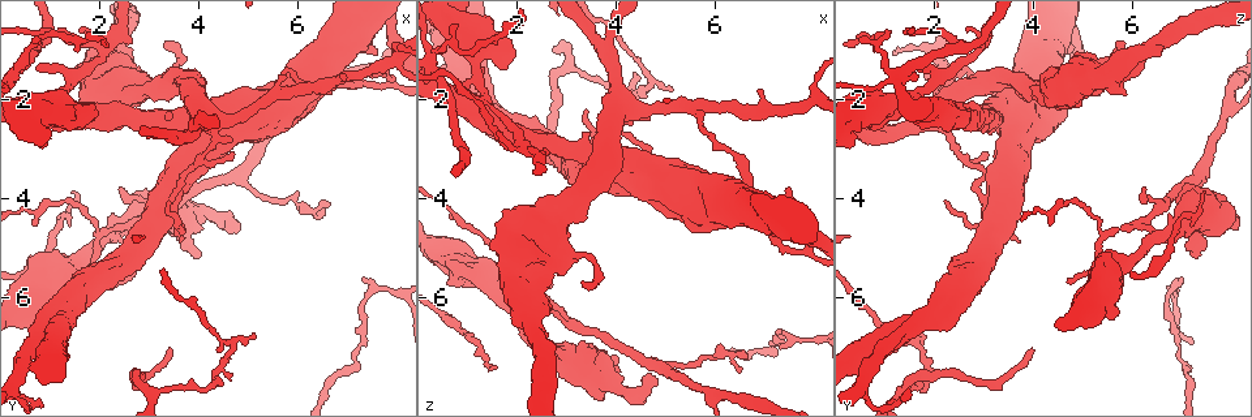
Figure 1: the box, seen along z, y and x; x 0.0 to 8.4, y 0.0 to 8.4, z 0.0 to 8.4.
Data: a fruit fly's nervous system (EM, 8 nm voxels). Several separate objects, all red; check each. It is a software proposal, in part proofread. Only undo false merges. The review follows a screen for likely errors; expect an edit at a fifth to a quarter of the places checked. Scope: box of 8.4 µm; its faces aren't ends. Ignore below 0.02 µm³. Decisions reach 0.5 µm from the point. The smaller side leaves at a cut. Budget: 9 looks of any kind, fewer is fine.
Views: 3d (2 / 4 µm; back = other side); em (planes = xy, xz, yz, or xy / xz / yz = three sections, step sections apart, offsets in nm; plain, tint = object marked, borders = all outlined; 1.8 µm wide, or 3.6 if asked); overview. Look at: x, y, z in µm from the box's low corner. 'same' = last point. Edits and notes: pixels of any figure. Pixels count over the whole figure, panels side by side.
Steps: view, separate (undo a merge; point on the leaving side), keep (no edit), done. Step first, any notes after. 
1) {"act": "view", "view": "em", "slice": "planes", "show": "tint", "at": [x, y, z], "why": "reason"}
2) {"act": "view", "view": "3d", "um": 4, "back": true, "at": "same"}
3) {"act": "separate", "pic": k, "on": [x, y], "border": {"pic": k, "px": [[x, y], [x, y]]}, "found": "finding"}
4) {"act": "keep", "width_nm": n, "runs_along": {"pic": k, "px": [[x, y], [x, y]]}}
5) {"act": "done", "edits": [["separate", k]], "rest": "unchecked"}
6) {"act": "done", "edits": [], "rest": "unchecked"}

{"act": "view", "view": "em", "slice": "planes", "show": "tint", "at": [0.80, 2.35, 1.95], "why": "abrupt turn"}

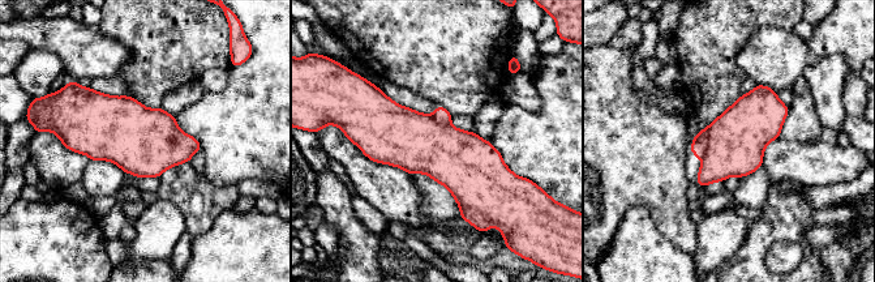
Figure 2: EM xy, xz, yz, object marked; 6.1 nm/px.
{"act": "separate", "pic": 2, "on": [698, 146], "border": {"pic": 2, "px": [[708, 128], [704, 154], [702, 157]]}, "found": "two cells meet here"}

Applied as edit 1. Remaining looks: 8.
{"act": "view", "view": "overview", "why": "redraw"}

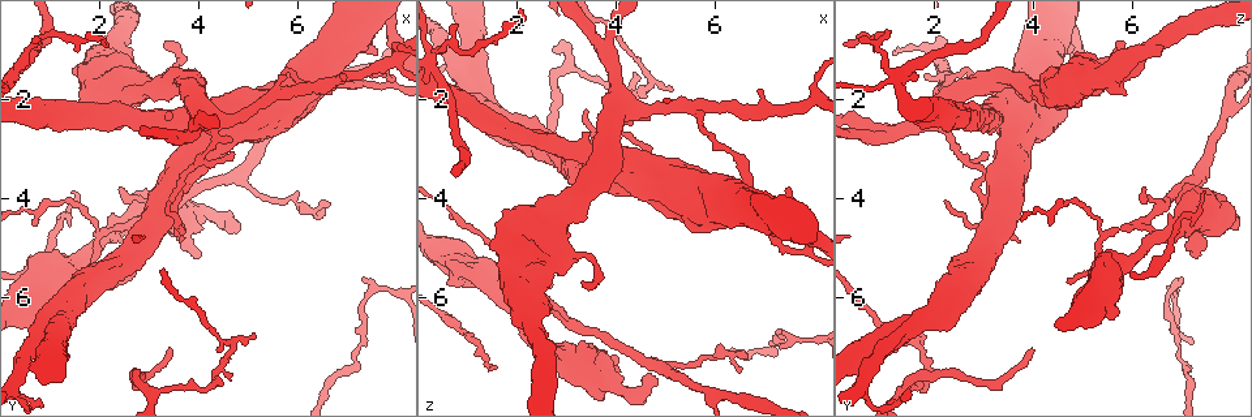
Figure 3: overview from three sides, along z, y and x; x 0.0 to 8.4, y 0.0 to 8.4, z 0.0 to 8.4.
{"act": "view", "view": "em", "um": 3.6, "slice": "planes", "show": "tint", "at": [4.40, 2.35, 3.30], "why": "thick turns thin"}

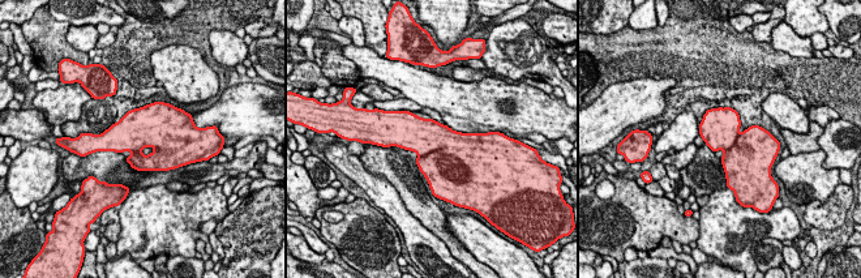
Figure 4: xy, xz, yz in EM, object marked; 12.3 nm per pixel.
{"act": "keep", "found": "all the same cell"}

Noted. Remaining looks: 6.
{"act": "view", "view": "em", "slice": "planes", "show": "tint", "at": [4.60, 7.05, 1.80], "why": "sharp bend"}

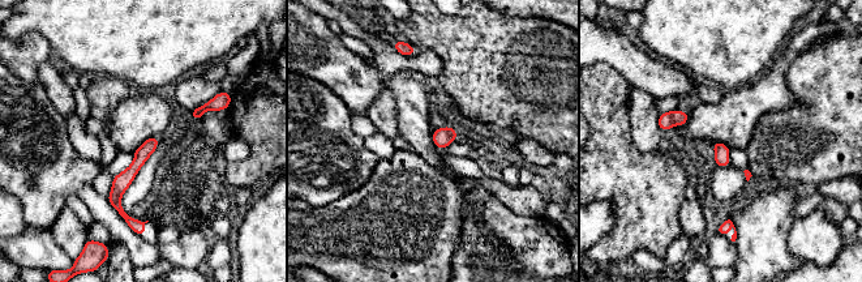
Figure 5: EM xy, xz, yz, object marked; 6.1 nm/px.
{"act": "separate", "pic": 5, "on": [665, 123], "width_nm": 90, "border": {"pic": 5, "px": [[669, 114], [673, 124]]}, "found": "a second cell is stuck on"}

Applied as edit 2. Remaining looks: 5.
{"act": "view", "view": "overview"}

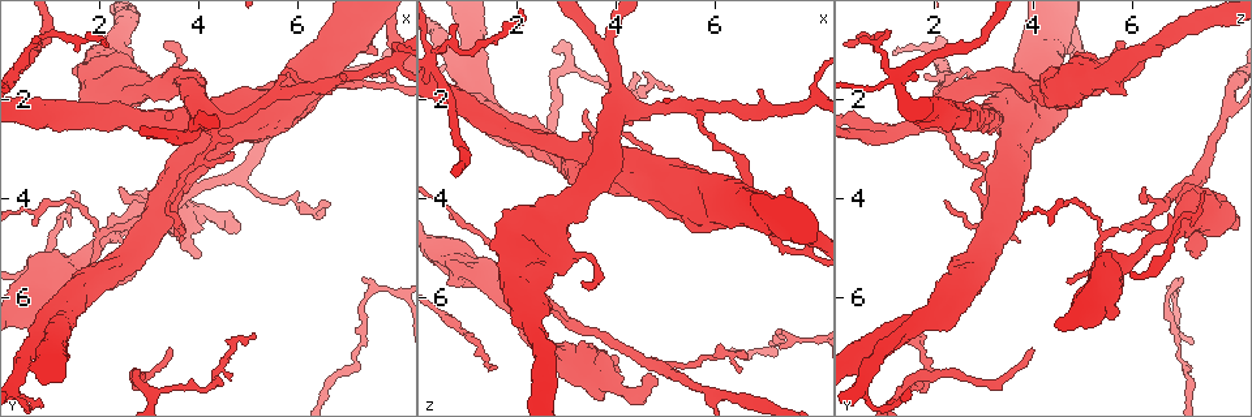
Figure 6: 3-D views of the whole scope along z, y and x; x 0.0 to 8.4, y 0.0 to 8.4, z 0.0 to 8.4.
{"act": "view", "view": "em", "slice": "planes", "show": "tint", "at": [2.30, 4.70, 6.55], "why": "sudden change in width"}

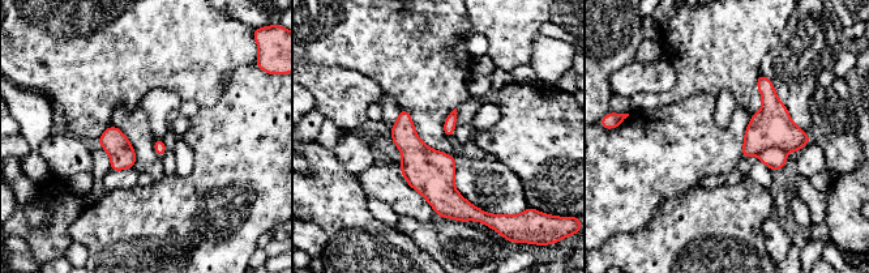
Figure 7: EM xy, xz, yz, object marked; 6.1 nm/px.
{"act": "separate", "pic": 7, "on": [774, 158], "border": {"pic": 7, "px": [[786, 152], [765, 148], [757, 156]]}, "found": "a second cell is stuck on"}

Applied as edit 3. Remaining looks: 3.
{"act": "done", "edits": [["separate", 2], ["separate", 5], ["separate", 7]], "rest": "unchecked"}

